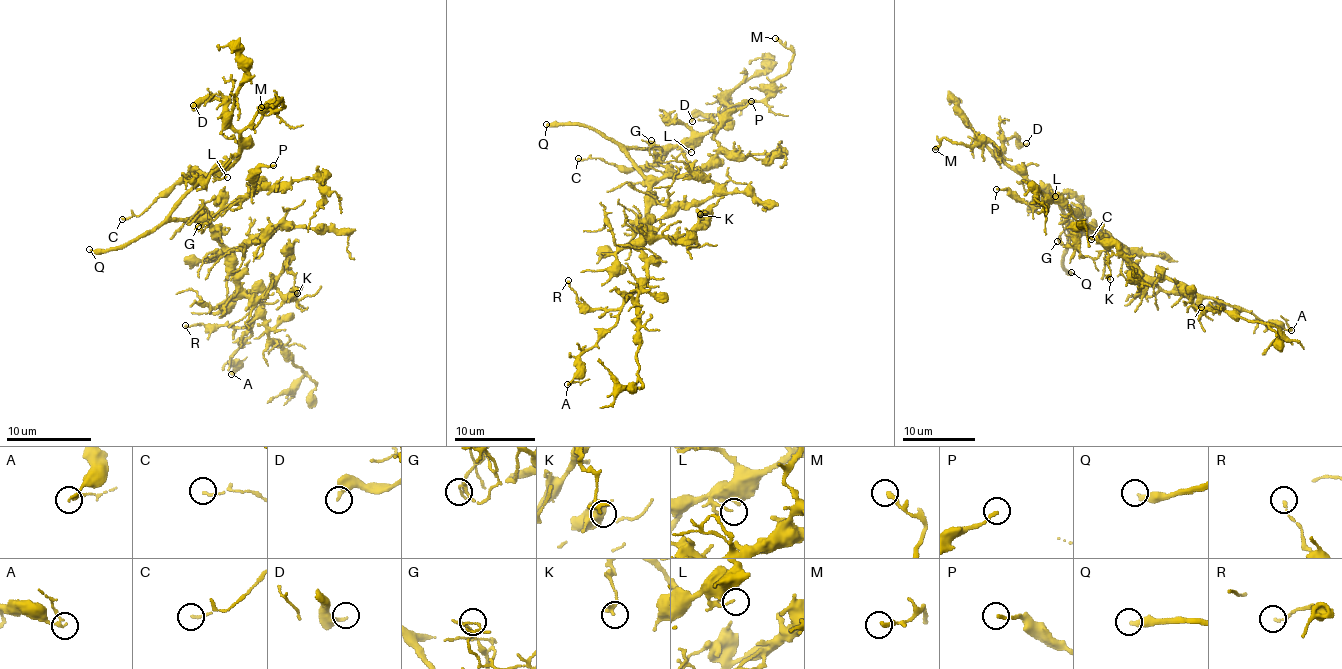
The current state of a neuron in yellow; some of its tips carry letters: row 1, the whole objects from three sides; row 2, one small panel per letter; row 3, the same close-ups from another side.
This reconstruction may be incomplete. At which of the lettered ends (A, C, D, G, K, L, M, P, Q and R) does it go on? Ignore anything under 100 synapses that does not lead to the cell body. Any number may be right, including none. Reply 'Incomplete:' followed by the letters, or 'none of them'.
Incomplete: Q

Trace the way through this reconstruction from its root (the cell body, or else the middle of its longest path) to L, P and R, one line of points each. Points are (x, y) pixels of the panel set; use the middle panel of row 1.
L: (650, 191), (646, 176), (626, 149), (668, 150), (680, 144), (691, 152)
P: (650, 191), (657, 180), (689, 174), (708, 161), (716, 153), (714, 130), (720, 121), (751, 101)
R: (650, 191), (647, 215), (641, 225), (647, 283), (618, 308), (603, 309), (586, 308), (568, 280)

